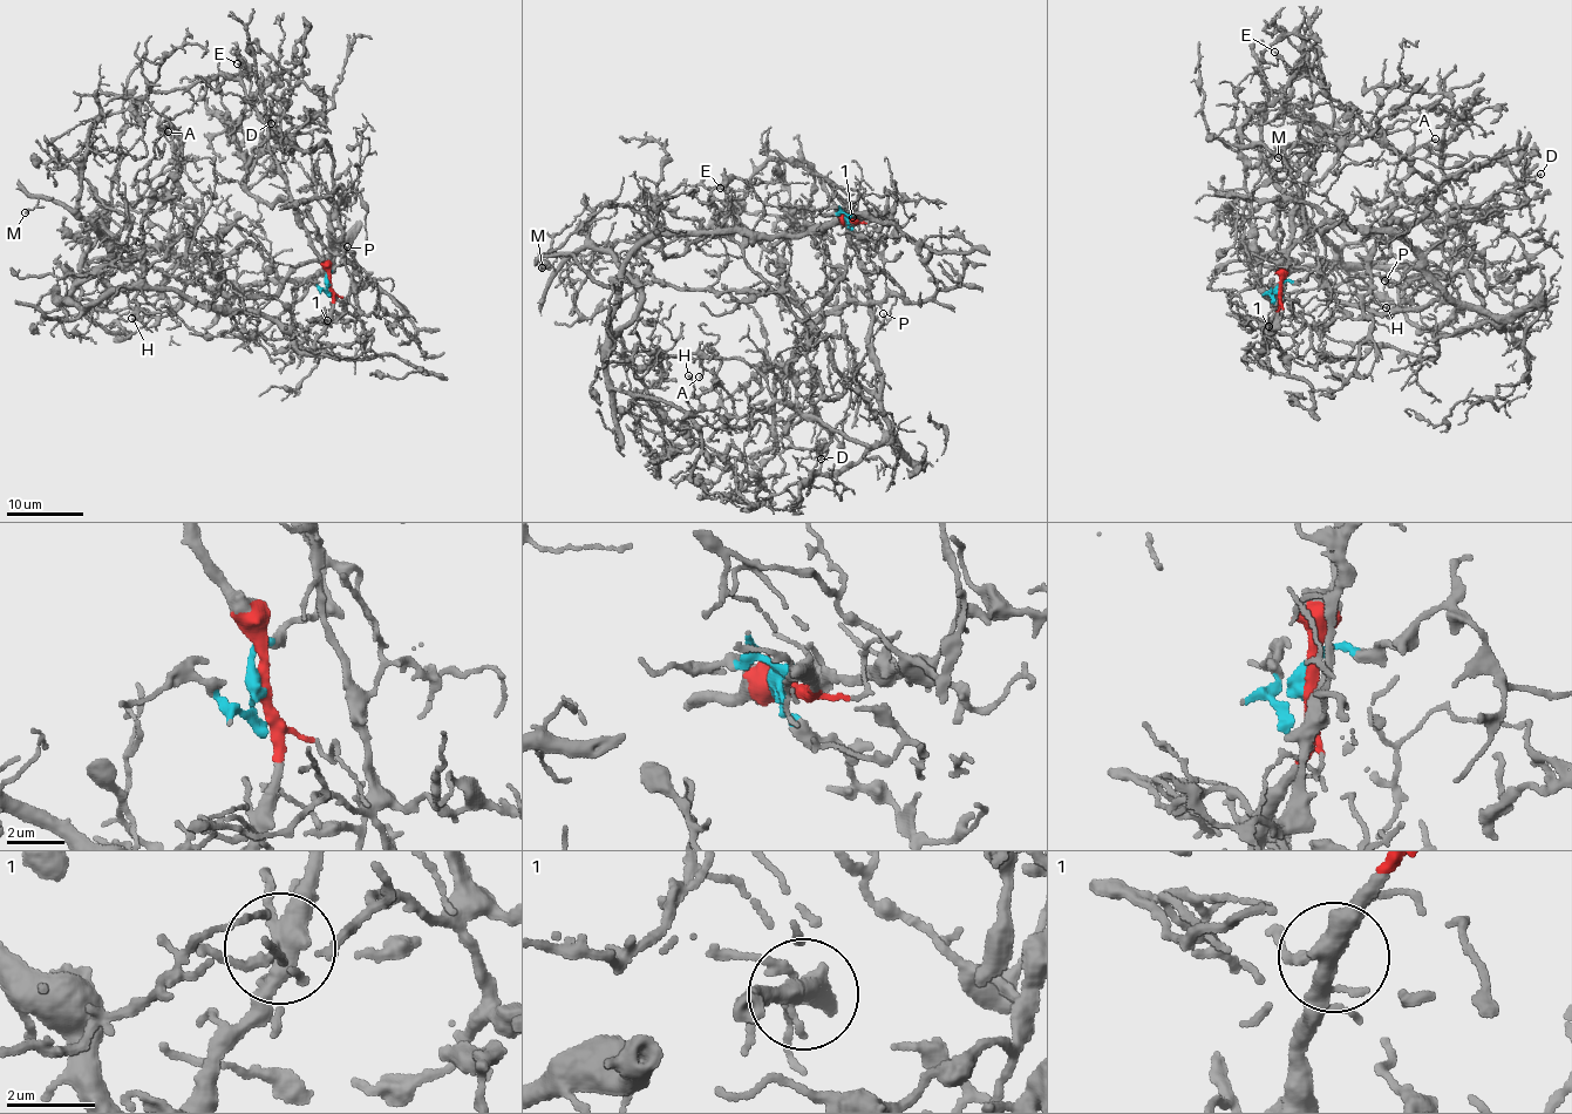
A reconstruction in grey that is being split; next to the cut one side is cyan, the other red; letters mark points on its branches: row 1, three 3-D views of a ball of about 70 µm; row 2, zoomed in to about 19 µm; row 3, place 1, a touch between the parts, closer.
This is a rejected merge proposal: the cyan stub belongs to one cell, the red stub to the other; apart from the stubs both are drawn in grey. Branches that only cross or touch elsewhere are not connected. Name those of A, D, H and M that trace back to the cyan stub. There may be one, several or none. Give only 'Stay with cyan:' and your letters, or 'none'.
Stay with cyan: A, D, H

